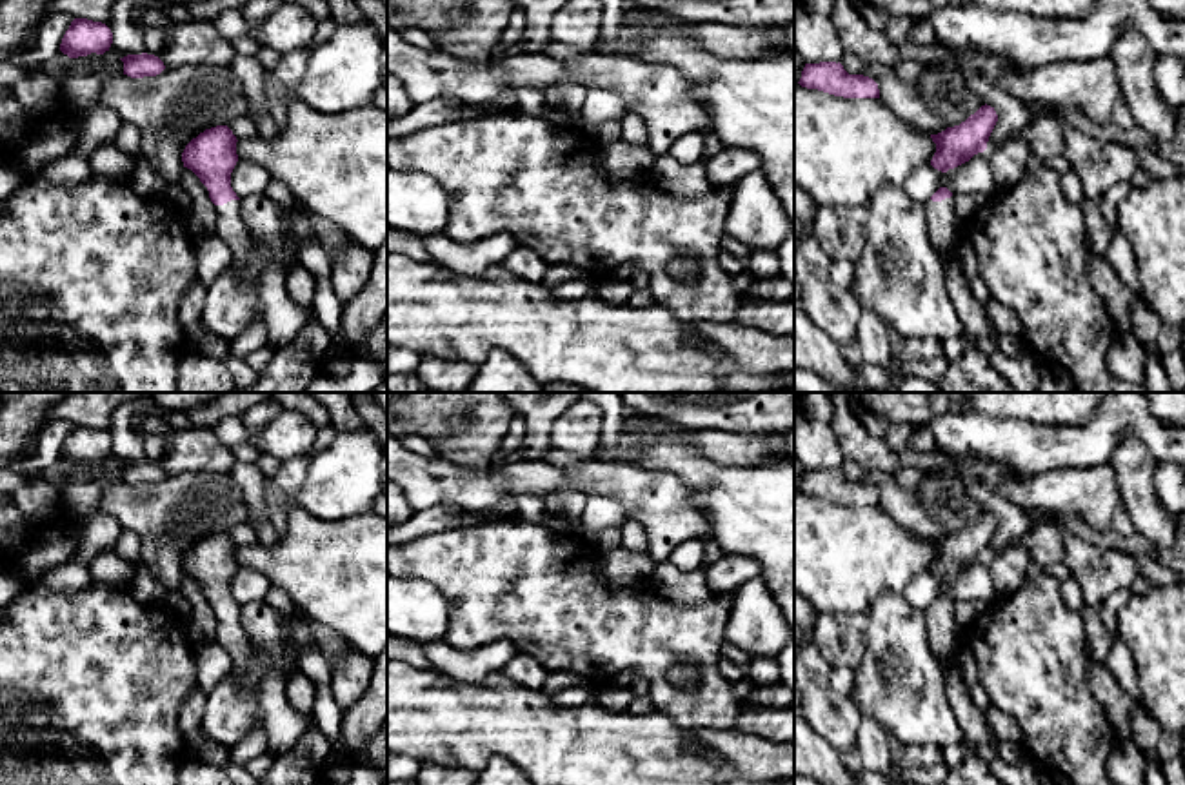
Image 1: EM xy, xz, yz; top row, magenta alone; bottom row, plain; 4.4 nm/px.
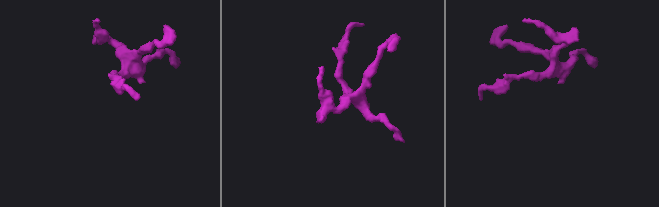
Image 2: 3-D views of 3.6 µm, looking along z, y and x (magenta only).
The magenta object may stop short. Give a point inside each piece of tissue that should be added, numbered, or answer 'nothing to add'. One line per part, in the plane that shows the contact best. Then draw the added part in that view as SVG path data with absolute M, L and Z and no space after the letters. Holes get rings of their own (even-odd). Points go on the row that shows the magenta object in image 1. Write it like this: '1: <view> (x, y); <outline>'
1: xy (229, 228); M242 200L214 205L218 214L214 234L231 249L231 265L245 269L253 258L251 231L240 214Z

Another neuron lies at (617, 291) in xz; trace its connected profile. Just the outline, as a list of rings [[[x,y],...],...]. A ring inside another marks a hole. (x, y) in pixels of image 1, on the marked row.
[[[607,276],[607,280],[602,283],[596,296],[600,296],[602,300],[612,305],[625,305],[634,291],[636,289],[631,280],[620,280],[614,276]]]

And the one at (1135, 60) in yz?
[[[1136,31],[1121,35],[1110,51],[1121,98],[1127,102],[1134,124],[1149,133],[1158,145],[1170,144],[1176,131],[1174,107],[1160,94],[1156,84],[1156,53]]]

